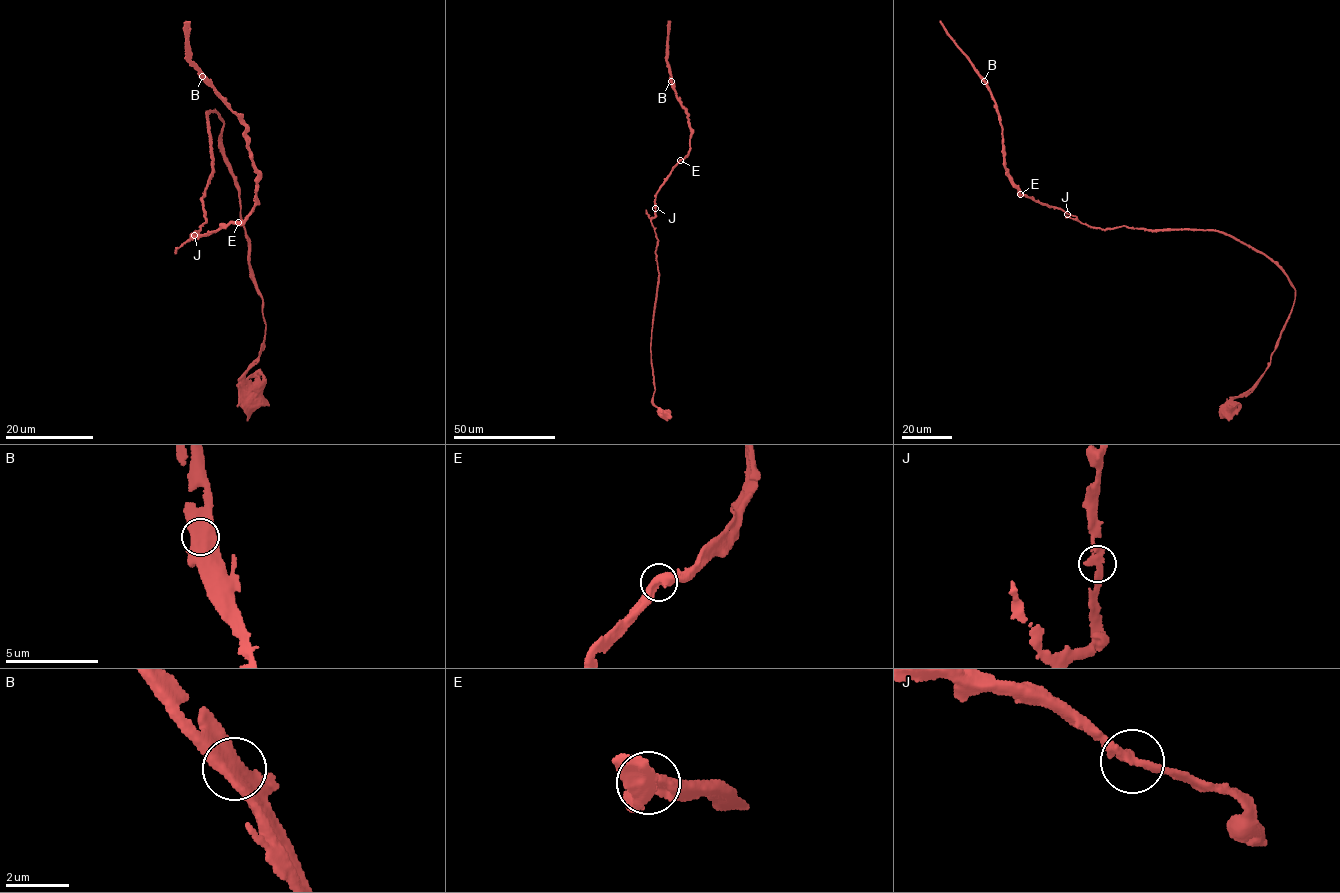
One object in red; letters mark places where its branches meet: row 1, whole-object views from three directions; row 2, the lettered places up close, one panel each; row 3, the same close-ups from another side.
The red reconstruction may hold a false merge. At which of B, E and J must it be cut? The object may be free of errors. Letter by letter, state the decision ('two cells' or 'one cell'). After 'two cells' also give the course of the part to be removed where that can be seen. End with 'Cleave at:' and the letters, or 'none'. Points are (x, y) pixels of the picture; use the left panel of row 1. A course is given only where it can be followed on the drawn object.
B: one cell
E: one cell
J: one cell
Cleave at: none

